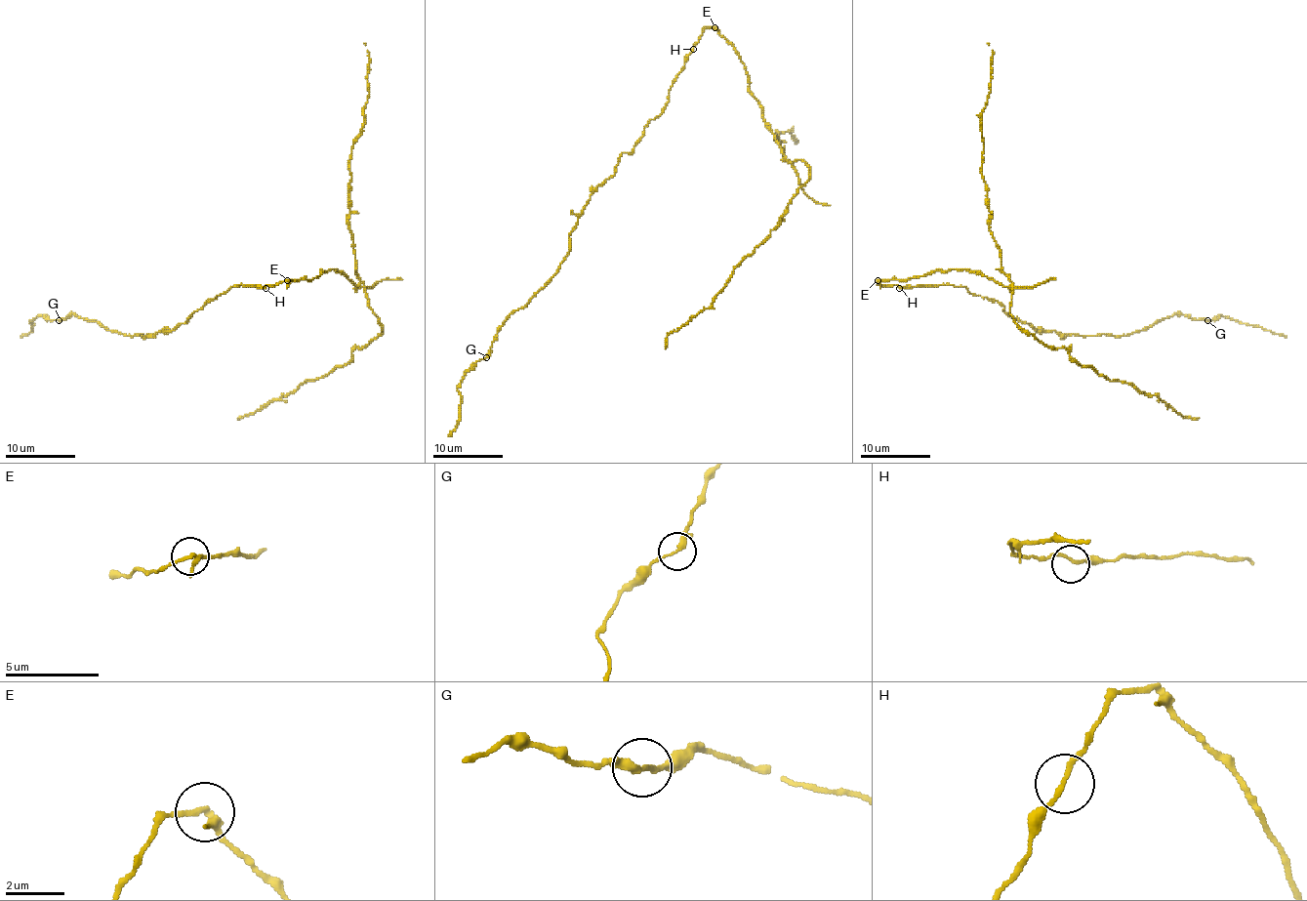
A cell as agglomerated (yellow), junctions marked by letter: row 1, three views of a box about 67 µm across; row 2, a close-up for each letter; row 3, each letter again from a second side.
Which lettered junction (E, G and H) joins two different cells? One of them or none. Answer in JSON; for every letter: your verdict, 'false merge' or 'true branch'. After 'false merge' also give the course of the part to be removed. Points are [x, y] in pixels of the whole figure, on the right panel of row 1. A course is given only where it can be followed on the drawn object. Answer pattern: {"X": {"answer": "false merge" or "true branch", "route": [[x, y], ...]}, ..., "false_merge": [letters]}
{"E": {"answer": "false merge", "route": [[877, 279], [978, 270], [1011, 286], [1009, 314], [1048, 346], [1199, 418]]}, "G": {"answer": "true branch"}, "H": {"answer": "true branch"}, "false_merge": ["E"]}

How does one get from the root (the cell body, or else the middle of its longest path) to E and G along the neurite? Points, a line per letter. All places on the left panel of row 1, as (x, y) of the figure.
E: (264, 286), (287, 279)
G: (264, 286), (232, 286), (208, 301), (185, 323), (146, 336), (106, 330), (76, 314), (59, 320)

